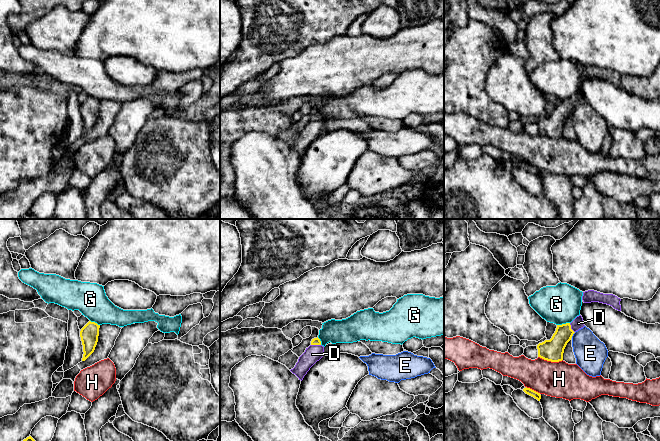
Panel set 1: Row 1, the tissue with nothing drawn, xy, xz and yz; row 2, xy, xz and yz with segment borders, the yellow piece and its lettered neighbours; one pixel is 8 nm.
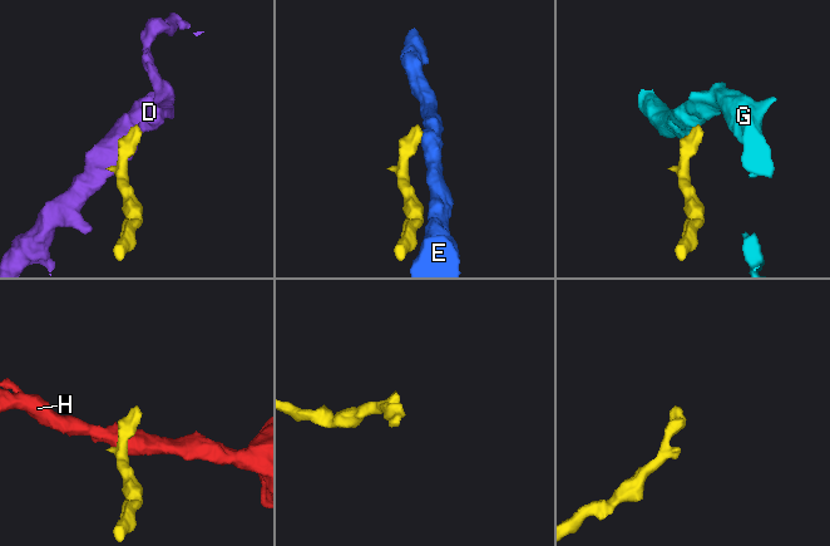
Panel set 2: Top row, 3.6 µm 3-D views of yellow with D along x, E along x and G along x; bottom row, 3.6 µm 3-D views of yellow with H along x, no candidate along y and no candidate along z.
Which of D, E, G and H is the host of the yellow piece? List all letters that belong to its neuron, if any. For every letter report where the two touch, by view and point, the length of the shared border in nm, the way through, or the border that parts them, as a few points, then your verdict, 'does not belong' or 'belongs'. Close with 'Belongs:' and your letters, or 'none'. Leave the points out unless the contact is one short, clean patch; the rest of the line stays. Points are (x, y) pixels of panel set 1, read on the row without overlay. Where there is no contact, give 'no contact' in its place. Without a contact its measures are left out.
D: xz (316, 120) | 80 nm | across xz (316, 117), (316, 120), (316, 126), (312, 130) | belongs
E: yz (572, 111) | 60 nm | does not belong
G: yz (563, 100) | 110 nm | along yz (569, 98), (557, 101) | does not belong
H: yz (550, 136) | 200 nm | along yz (538, 132), (551, 137), (562, 136) | does not belong
Belongs: D

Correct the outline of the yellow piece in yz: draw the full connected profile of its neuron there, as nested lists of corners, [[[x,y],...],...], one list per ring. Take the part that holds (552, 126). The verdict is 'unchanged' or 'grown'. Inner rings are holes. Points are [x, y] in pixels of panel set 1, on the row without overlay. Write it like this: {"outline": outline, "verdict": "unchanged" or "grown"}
{"outline": [[[581,91],[577,92],[571,99],[557,101],[552,114],[537,121],[538,133],[551,138],[562,137],[567,119],[573,110],[584,102]]], "verdict": "grown"}

